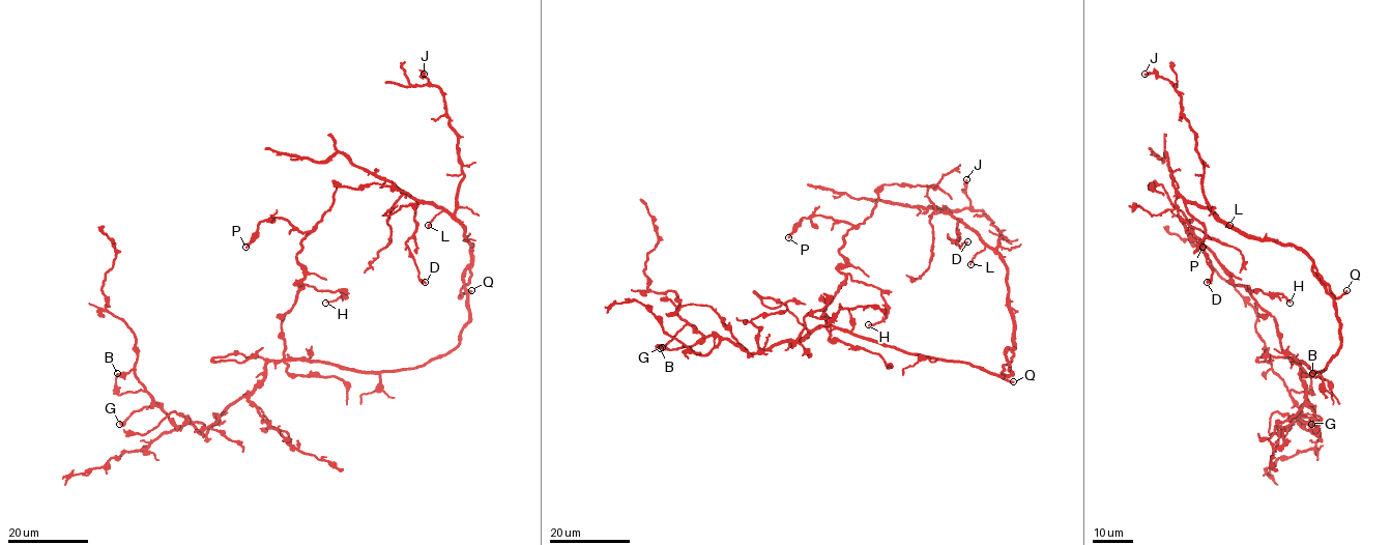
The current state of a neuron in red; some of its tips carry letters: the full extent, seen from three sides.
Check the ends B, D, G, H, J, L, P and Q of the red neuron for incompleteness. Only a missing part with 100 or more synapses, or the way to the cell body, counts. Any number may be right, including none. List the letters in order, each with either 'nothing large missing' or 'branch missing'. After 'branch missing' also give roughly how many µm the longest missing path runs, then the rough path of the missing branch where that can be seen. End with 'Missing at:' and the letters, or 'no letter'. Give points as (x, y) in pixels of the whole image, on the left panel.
B: nothing large missing
D: nothing large missing
G: nothing large missing
H: nothing large missing
J: nothing large missing
L: nothing large missing
P: nothing large missing
Q: branch missing; about 60 µm are missing; missing branch runs (471, 290), (482, 261), (466, 236), (462, 210), (413, 156), (412, 147), (437, 124)
Missing at: Q

